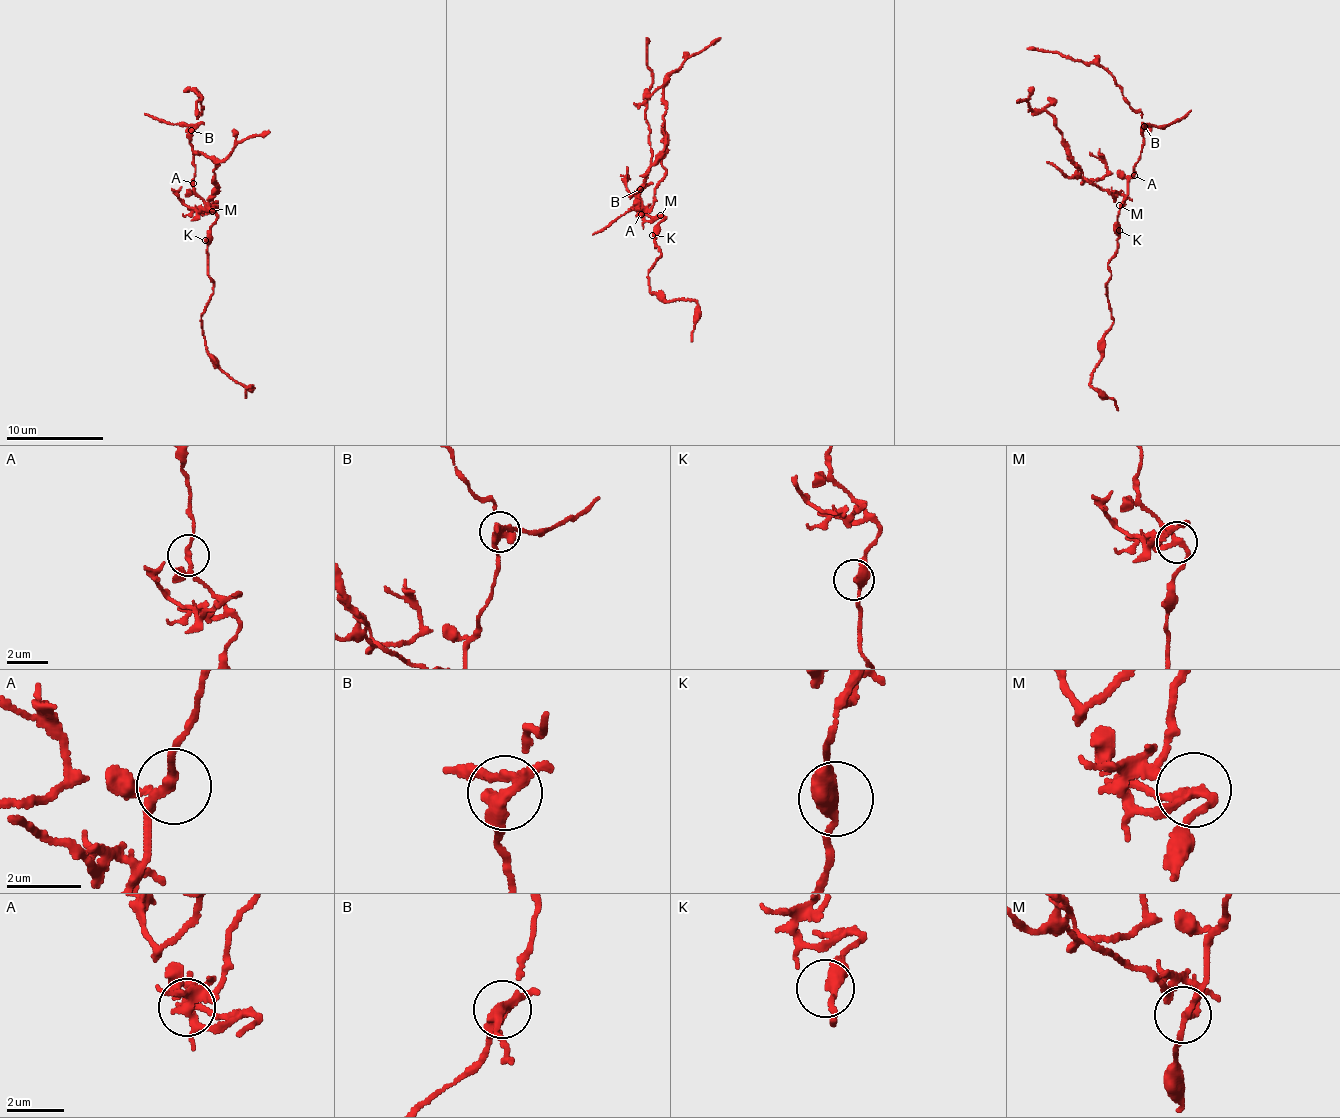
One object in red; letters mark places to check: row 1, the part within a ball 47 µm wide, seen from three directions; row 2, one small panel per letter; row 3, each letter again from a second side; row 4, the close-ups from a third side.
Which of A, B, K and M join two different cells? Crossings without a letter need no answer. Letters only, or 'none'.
B, M

